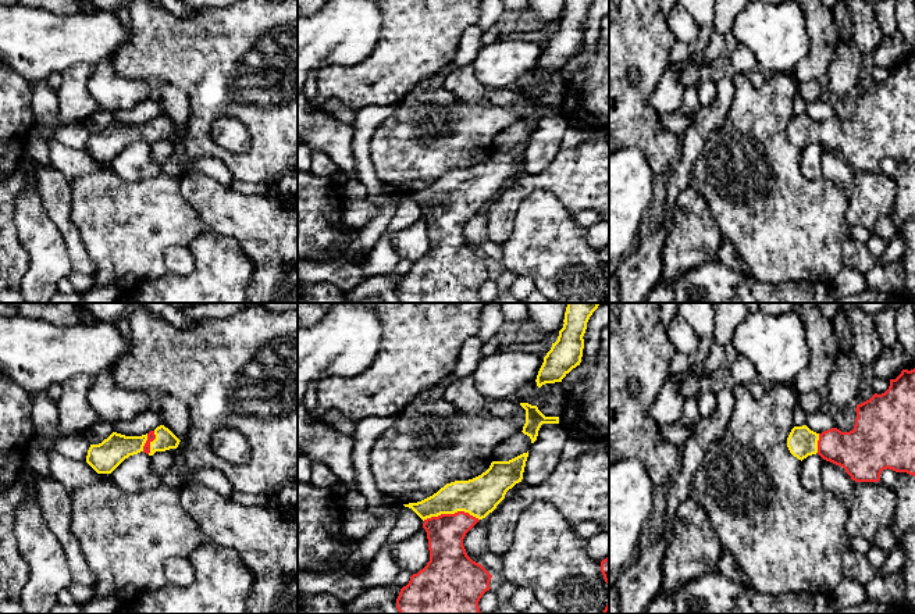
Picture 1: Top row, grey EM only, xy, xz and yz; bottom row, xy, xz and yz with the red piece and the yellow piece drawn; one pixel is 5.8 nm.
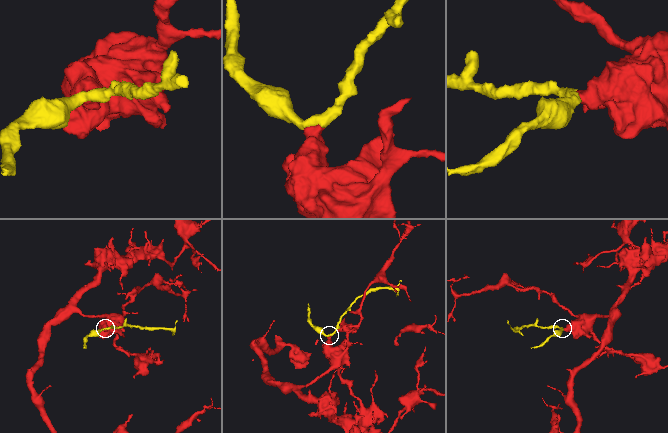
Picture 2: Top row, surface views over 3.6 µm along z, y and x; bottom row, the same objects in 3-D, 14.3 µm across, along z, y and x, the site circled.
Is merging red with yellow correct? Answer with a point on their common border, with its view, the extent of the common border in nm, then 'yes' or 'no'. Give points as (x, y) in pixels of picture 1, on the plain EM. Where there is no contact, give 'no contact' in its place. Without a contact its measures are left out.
contact xz (451, 203); length 320 nm; yes

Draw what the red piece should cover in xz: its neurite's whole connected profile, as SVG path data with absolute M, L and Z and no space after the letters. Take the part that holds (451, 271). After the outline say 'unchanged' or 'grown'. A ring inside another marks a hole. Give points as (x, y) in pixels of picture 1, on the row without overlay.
M528 140L509 150L492 150L485 161L473 168L446 172L437 182L421 190L403 193L424 210L423 217L427 221L430 250L423 258L413 263L409 272L400 278L396 288L399 303L483 303L478 290L491 278L489 269L492 264L467 244L463 228L480 208L496 197L509 178L521 171L527 146Z; grown

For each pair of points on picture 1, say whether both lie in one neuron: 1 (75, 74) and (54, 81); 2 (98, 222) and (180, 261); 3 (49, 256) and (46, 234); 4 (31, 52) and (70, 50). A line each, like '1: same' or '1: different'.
1: different
2: different
3: same
4: same

